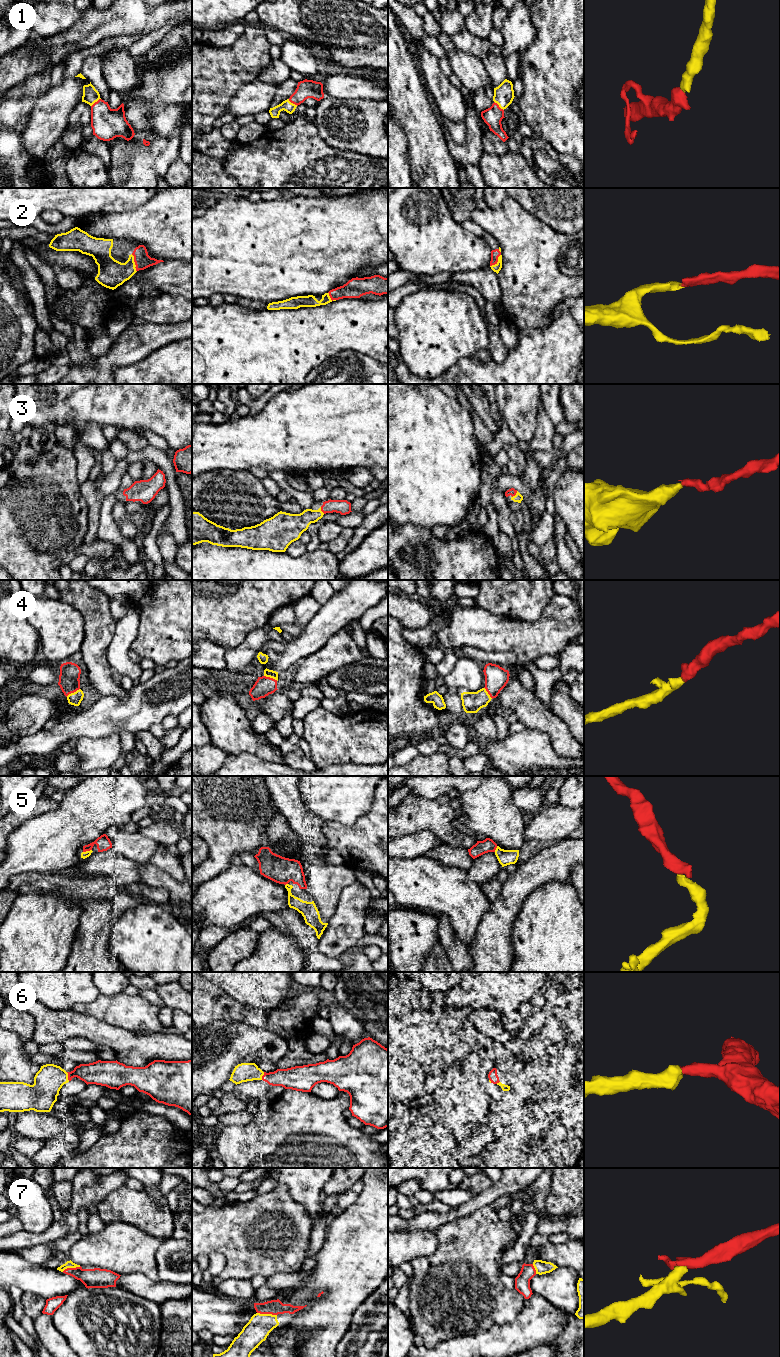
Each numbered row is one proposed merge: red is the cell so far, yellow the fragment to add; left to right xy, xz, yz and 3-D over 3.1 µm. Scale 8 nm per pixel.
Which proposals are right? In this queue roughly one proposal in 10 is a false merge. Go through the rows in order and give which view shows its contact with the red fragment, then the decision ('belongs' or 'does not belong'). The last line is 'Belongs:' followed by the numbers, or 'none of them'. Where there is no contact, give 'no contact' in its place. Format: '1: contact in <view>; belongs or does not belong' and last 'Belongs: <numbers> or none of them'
1: contact in yz; belongs
2: contact in xy; belongs
3: contact in yz; belongs
4: contact in xy; belongs
5: contact in xy; belongs
6: contact in xy; belongs
7: contact in xz; belongs
Belongs: 1, 2, 3, 4, 5, 6, 7

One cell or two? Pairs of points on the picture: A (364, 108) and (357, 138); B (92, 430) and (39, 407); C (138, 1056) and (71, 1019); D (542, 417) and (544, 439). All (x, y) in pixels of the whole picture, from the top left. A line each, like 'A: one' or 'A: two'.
A: one
B: two
C: one
D: one

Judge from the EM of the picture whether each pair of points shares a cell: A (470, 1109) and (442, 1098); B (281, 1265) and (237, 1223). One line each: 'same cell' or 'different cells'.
A: same cell
B: same cell

